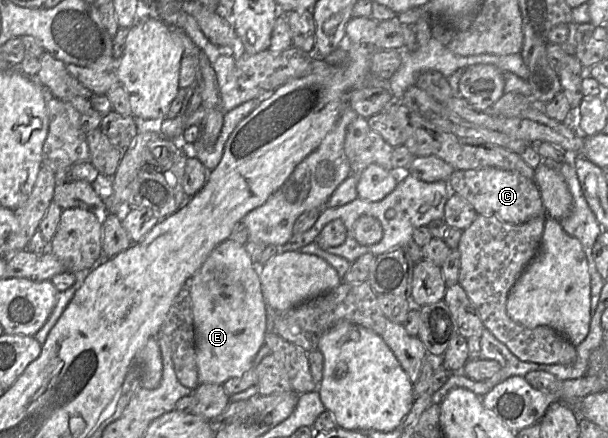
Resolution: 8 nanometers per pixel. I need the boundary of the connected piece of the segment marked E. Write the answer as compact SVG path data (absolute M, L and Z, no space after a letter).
M231 239L217 245L209 254L202 266L197 270L190 280L190 296L191 309L193 314L193 322L196 332L196 363L198 370L198 378L200 384L217 384L223 385L230 378L240 377L253 366L253 360L260 348L265 344L266 335L266 302L264 300L261 283L259 278L259 270L251 261L245 245L241 245Z

